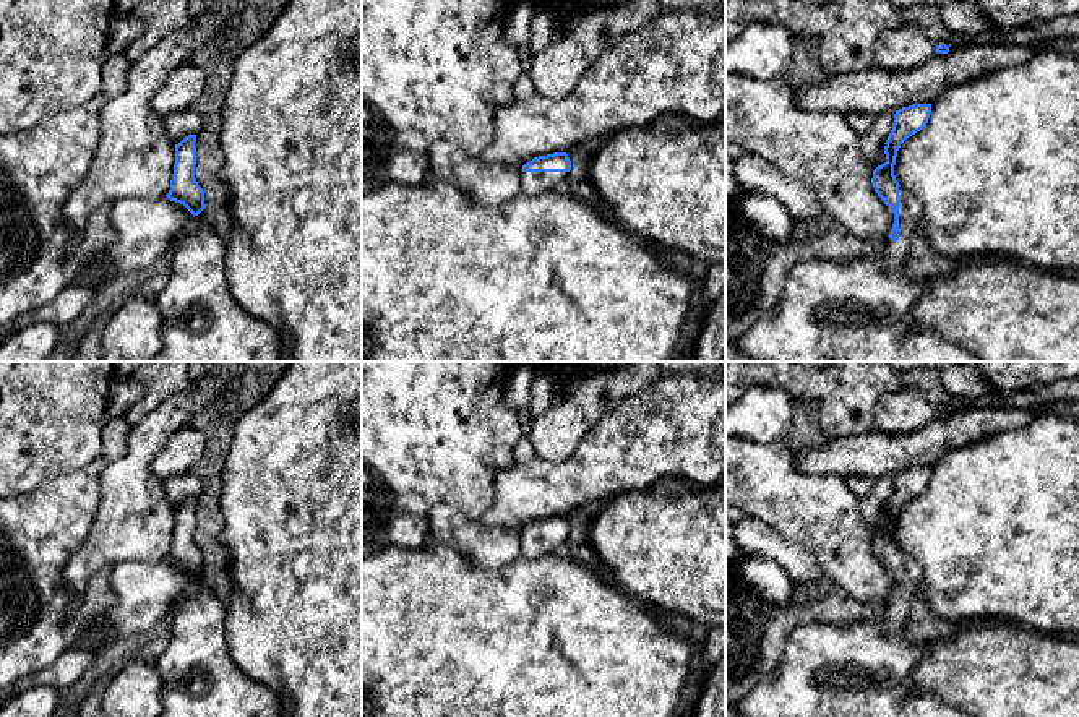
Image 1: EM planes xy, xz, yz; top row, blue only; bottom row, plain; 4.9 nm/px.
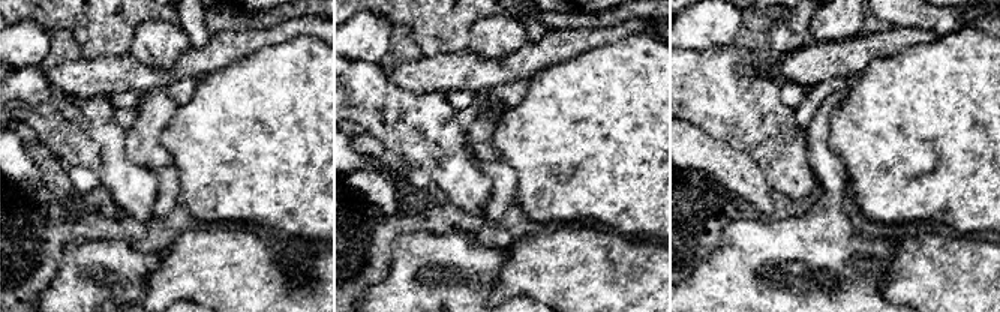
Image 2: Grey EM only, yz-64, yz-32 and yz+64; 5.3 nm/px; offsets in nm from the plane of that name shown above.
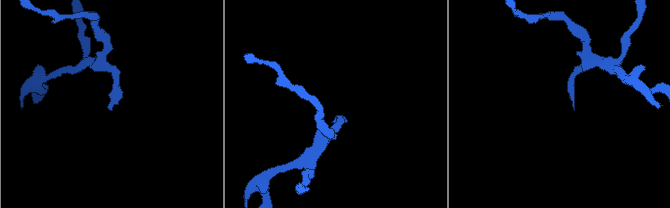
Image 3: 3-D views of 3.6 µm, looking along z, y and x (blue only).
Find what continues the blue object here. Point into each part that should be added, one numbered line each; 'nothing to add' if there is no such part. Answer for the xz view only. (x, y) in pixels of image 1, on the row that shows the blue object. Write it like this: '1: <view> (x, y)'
1: xz (531, 182)

